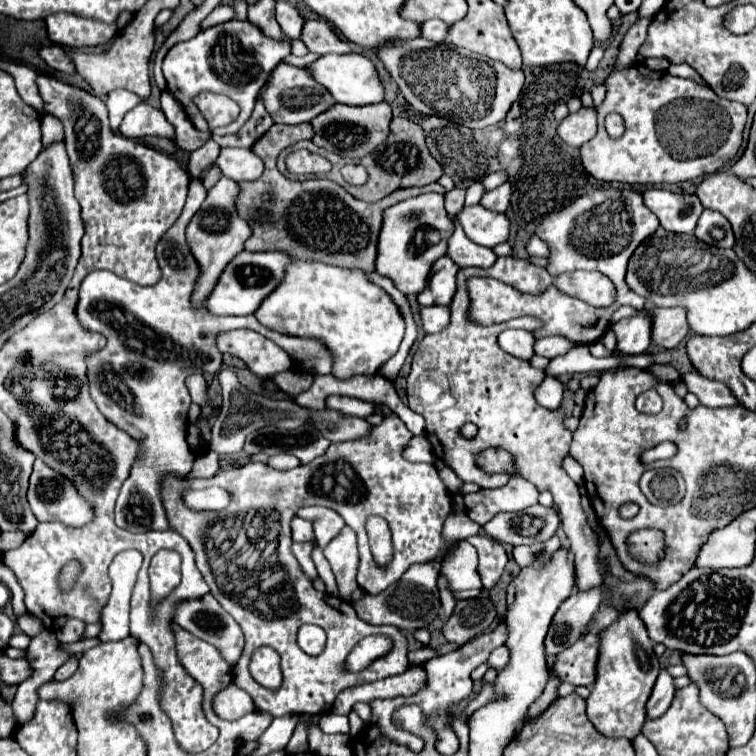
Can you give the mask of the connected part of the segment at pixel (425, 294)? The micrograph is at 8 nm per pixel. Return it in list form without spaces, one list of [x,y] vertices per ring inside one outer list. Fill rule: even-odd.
[[[439,257],[433,263],[433,275],[429,277],[429,285],[417,295],[417,303],[425,305],[449,305],[455,293],[455,275],[459,267],[449,257]]]

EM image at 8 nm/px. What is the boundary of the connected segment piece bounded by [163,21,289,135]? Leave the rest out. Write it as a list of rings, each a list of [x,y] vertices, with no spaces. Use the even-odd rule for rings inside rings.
[[[227,21],[171,47],[163,59],[163,75],[167,79],[167,91],[185,107],[191,107],[191,99],[201,91],[223,93],[237,101],[241,107],[239,119],[217,129],[217,135],[227,135],[235,133],[251,117],[261,87],[267,83],[269,73],[285,55],[289,55],[287,41],[273,41],[265,37],[259,27],[249,21]]]

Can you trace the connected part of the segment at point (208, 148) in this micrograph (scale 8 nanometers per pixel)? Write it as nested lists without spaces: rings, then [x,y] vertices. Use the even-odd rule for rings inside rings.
[[[209,139],[202,147],[190,154],[187,170],[192,178],[199,178],[202,171],[216,163],[220,153],[218,144]]]

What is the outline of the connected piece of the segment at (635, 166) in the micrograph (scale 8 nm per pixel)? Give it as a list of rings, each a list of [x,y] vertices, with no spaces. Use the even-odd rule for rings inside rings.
[[[635,63],[635,65],[629,65],[629,67],[623,67],[623,69],[615,69],[609,73],[609,77],[605,79],[605,87],[607,87],[607,97],[603,101],[601,107],[597,107],[597,117],[599,117],[599,131],[595,135],[595,139],[591,139],[589,143],[585,143],[581,147],[581,159],[583,159],[583,167],[599,181],[619,181],[619,183],[639,183],[639,185],[655,185],[655,183],[681,183],[681,181],[691,181],[691,179],[699,179],[703,175],[711,175],[711,171],[719,171],[721,167],[725,167],[735,155],[737,151],[741,149],[741,143],[743,143],[743,129],[745,129],[745,123],[747,123],[747,107],[741,105],[741,103],[735,103],[735,101],[727,101],[727,99],[721,99],[713,93],[713,89],[709,85],[703,85],[703,83],[697,83],[693,79],[683,79],[683,77],[675,77],[667,71],[653,71],[649,69],[647,65],[643,63]],[[607,111],[611,113],[619,113],[625,121],[625,135],[619,139],[619,141],[613,141],[607,133],[605,133],[605,127],[603,127],[603,119],[607,115]]]

